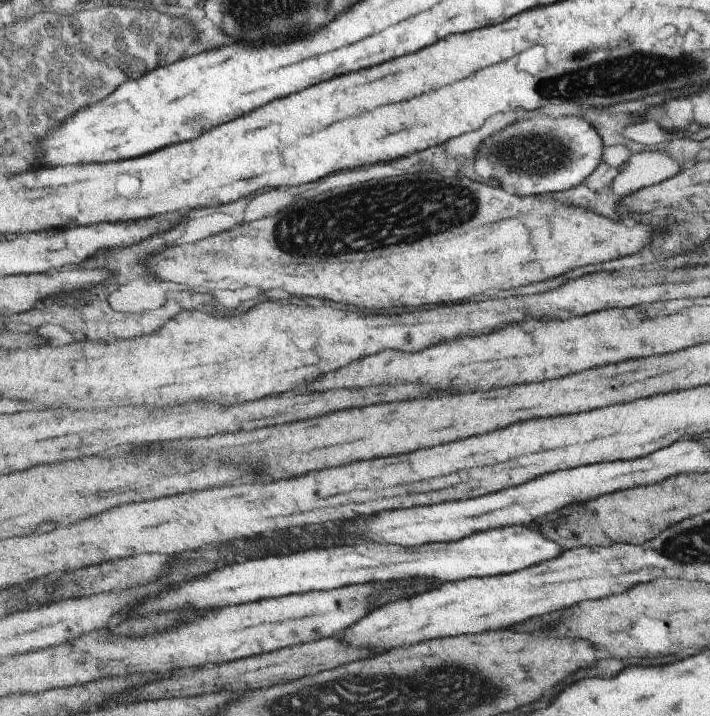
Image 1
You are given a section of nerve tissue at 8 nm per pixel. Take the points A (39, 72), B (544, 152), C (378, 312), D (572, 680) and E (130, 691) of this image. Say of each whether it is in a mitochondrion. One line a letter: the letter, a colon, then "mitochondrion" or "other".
A: mitochondrion
B: mitochondrion
C: other
D: other
E: other

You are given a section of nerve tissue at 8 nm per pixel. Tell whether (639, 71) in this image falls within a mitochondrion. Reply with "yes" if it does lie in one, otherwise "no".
yes

